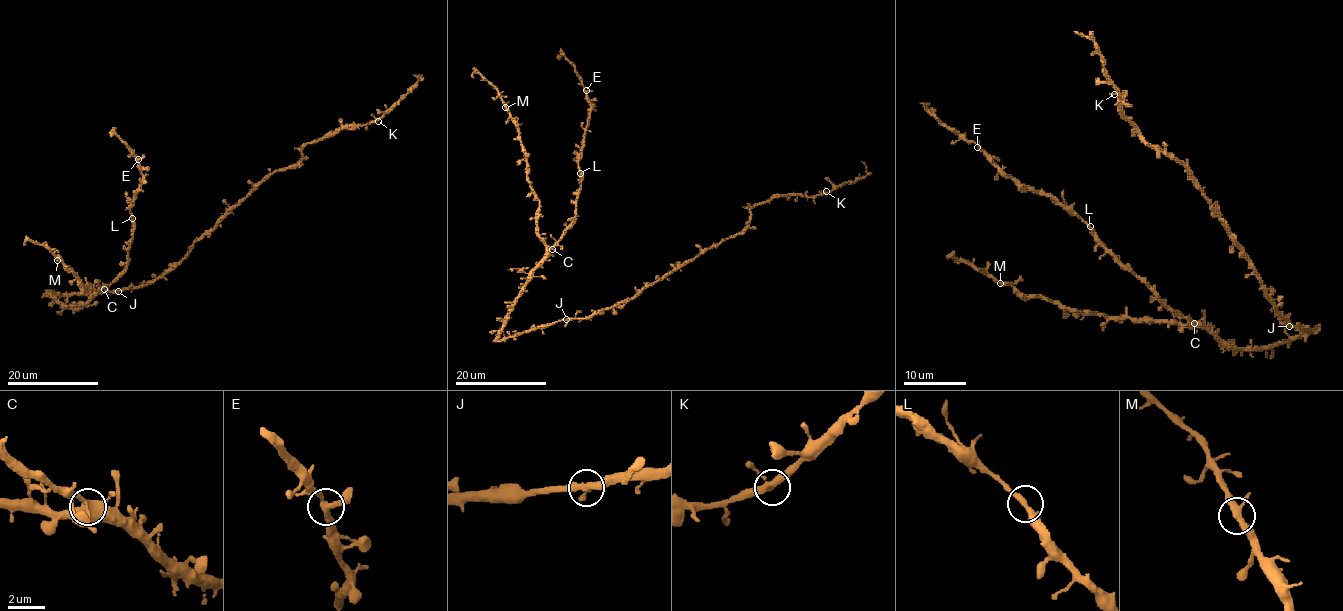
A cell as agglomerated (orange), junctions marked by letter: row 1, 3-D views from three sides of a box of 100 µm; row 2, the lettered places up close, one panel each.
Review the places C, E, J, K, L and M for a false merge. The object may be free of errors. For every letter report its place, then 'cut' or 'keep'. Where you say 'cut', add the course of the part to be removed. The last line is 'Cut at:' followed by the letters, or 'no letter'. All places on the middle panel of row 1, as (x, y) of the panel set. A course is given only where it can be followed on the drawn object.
C: (552, 249) | keep
E: (586, 90) | keep
J: (566, 319) | keep
K: (826, 191) | keep
L: (580, 173) | keep
M: (505, 107) | keep
Cut at: no letter

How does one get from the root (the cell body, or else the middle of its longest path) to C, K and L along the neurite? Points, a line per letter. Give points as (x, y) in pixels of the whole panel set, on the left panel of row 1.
C: (107, 292), (51, 294), (63, 306), (79, 307), (104, 289)
K: (107, 292), (139, 289), (162, 278), (271, 174), (293, 167), (308, 143), (342, 129), (378, 121)
L: (107, 292), (51, 294), (63, 306), (79, 307), (99, 289), (109, 285), (126, 266), (132, 218)

